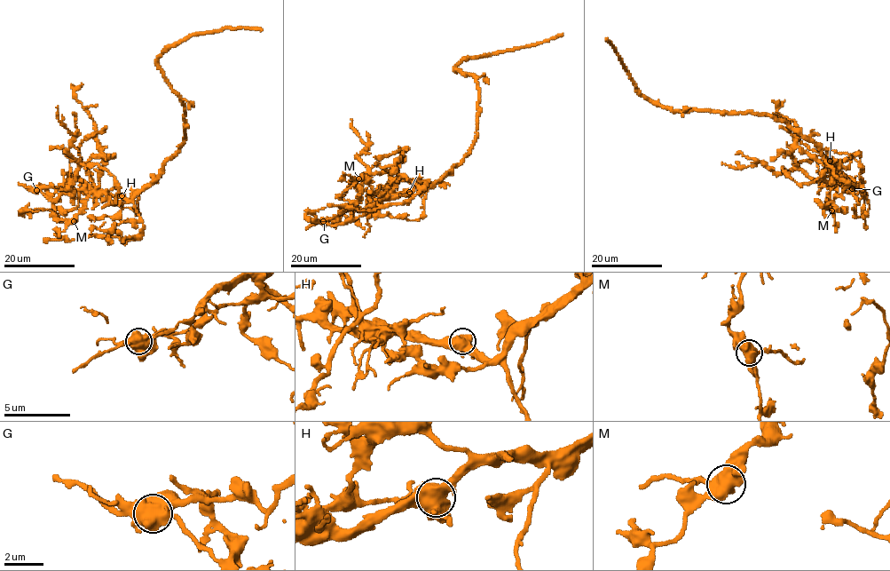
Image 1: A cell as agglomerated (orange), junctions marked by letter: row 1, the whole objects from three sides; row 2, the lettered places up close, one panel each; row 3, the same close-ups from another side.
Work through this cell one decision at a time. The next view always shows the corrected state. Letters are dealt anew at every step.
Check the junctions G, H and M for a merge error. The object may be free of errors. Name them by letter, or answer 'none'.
G

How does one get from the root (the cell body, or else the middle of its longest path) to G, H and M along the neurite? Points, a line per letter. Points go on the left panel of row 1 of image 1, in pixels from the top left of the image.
G: (171, 156), (159, 177), (137, 191), (130, 200), (63, 185), (56, 189), (36, 190)
H: (171, 156), (159, 177), (141, 191), (137, 191), (130, 200), (122, 195)
M: (171, 156), (159, 177), (141, 191), (137, 191), (130, 200), (91, 193), (87, 205), (74, 221)

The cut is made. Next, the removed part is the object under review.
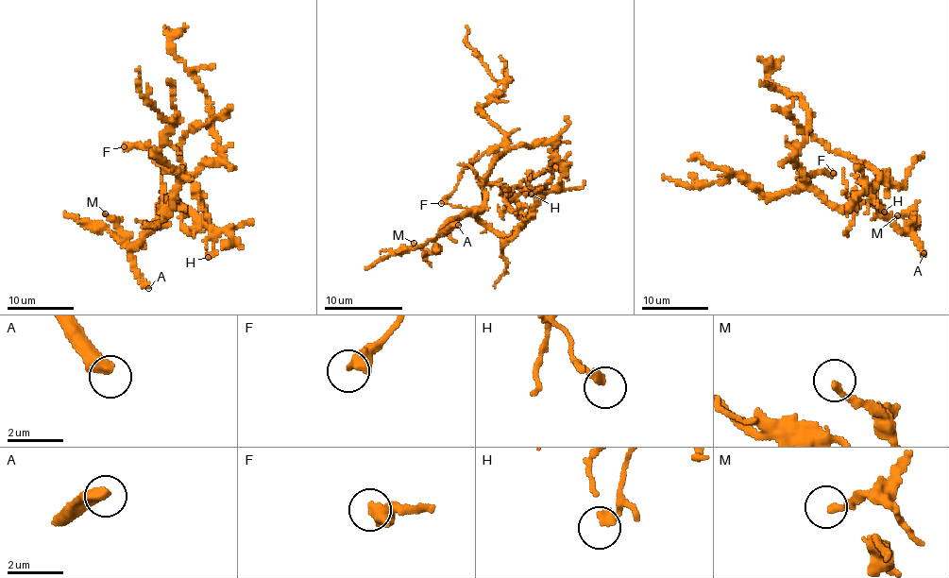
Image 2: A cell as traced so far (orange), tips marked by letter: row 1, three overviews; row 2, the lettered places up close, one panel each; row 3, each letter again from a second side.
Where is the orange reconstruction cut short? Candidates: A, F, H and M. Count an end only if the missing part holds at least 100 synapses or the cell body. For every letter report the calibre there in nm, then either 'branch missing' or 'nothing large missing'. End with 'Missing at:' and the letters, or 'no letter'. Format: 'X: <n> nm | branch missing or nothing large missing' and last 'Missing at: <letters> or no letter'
A: 460 nm | branch missing
F: 500 nm | nothing large missing
H: 280 nm | nothing large missing
M: 200 nm | nothing large missing
Missing at: A

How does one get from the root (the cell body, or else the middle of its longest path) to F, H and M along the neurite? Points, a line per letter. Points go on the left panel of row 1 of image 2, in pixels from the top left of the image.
F: (168, 212), (171, 212), (172, 197), (179, 185), (179, 178), (156, 161), (145, 148), (124, 146)
H: (168, 212), (164, 212), (165, 220), (159, 218), (159, 205), (176, 200), (219, 232), (214, 248), (208, 257)
M: (168, 212), (164, 212), (165, 220), (151, 227), (132, 247), (126, 243), (126, 234), (105, 213)

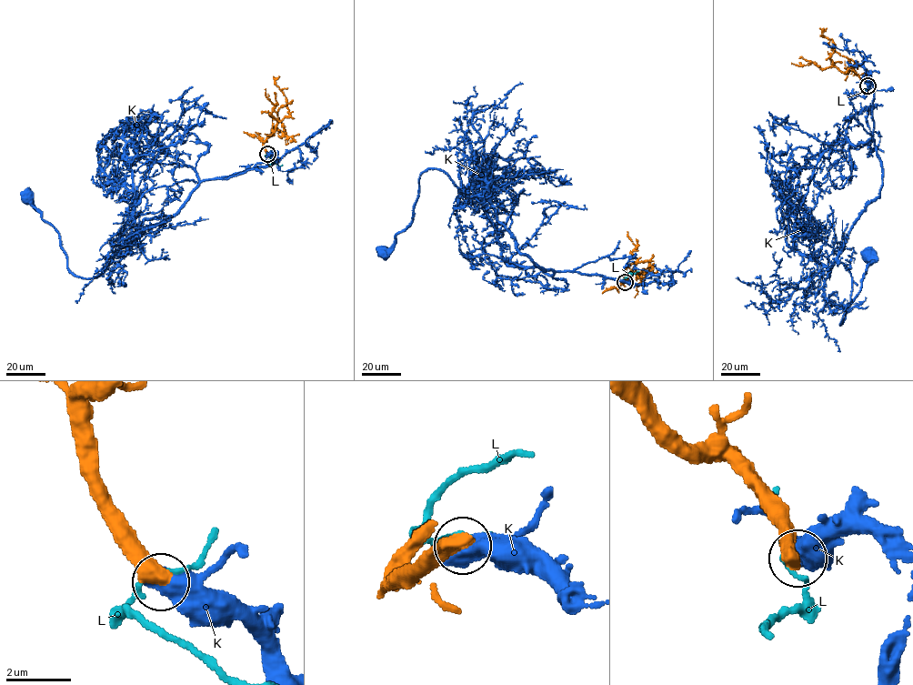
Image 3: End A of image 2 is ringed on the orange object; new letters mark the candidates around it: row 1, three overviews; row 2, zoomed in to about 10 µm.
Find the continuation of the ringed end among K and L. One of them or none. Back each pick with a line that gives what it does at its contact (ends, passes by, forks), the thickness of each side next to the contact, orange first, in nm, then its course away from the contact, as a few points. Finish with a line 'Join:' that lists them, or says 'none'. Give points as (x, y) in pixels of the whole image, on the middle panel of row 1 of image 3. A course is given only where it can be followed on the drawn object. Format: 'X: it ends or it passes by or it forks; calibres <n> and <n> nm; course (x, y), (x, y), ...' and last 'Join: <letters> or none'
K: it ends; calibres 500 and 700 nm; course (625, 282), (539, 266), (497, 220), (487, 189), (466, 196), (439, 169), (420, 175), (412, 220), (384, 254)
Join: K

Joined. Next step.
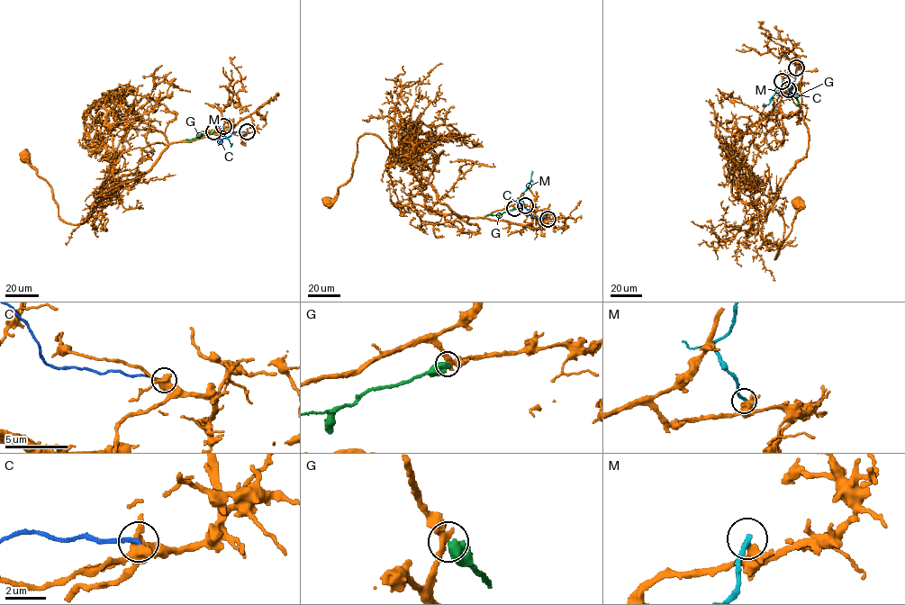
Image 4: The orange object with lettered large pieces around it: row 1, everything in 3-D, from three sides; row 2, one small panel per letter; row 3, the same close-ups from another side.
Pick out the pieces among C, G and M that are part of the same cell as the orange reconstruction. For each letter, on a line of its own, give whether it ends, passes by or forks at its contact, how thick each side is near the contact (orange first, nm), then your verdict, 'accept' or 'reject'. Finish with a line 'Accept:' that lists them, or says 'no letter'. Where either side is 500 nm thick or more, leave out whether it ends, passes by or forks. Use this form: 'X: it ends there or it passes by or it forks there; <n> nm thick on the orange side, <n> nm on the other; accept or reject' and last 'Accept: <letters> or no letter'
C: 500 nm thick on the orange side, 200 nm on the other; reject
G: 340 nm thick on the orange side, 600 nm on the other; reject
M: it ends there; 320 nm thick on the orange side, 260 nm on the other; reject
Accept: no letter

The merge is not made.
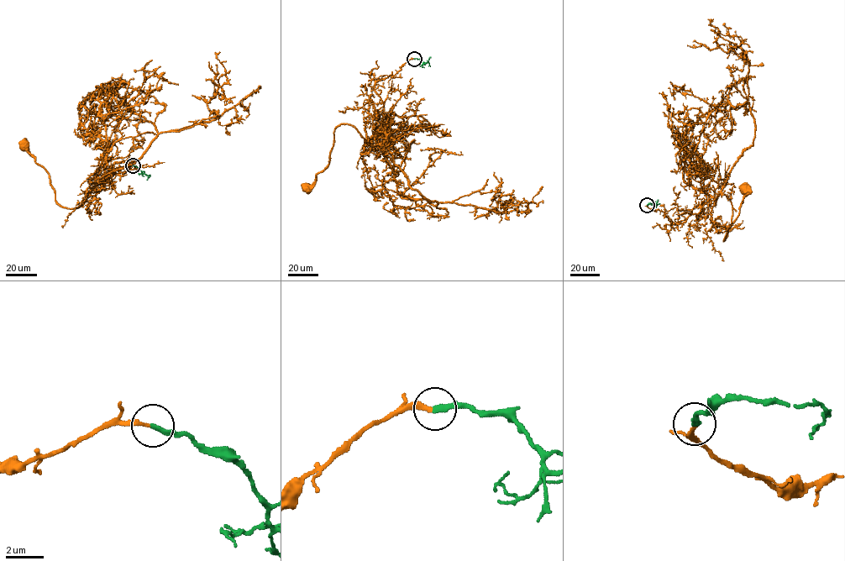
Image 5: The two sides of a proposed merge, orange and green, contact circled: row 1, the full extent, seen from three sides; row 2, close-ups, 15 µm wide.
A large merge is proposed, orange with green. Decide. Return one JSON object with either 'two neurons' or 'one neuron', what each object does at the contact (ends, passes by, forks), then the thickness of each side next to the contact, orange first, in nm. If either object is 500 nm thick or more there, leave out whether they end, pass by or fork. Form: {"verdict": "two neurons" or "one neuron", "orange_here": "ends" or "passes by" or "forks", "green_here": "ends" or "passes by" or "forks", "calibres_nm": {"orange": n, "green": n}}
{"verdict": "one neuron", "orange_here": "ends", "green_here": "ends", "calibres_nm": {"orange": 200, "green": 240}}

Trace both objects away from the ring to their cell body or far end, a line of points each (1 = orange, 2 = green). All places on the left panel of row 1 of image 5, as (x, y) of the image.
1: (133, 165), (95, 184), (102, 182), (104, 173), (107, 180), (82, 205), (64, 207), (49, 174), (25, 143)
2: (133, 165), (149, 176), (146, 180)

